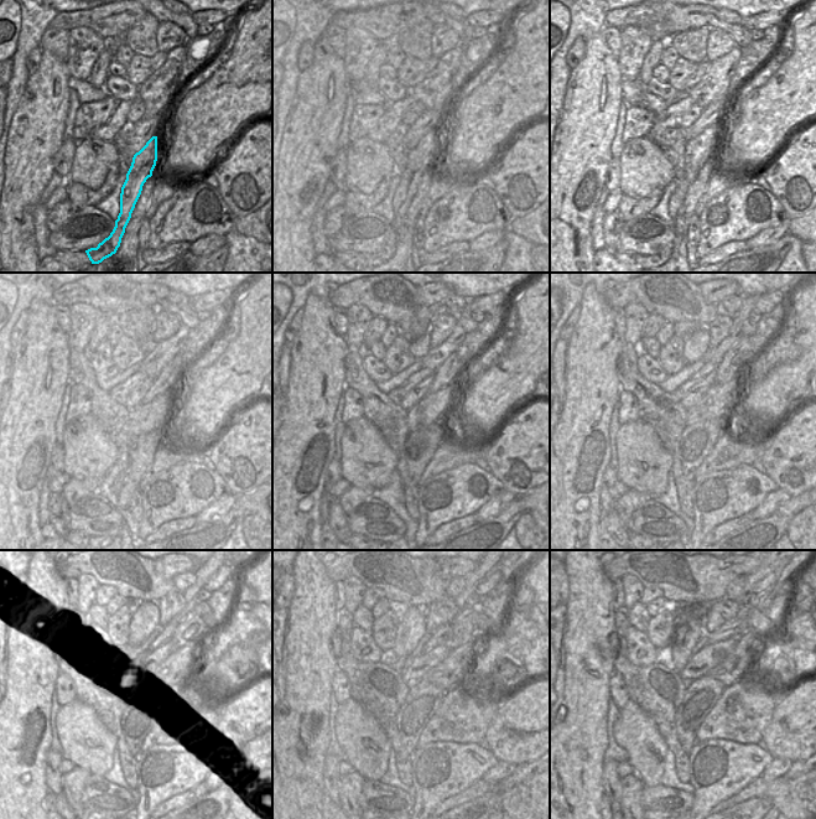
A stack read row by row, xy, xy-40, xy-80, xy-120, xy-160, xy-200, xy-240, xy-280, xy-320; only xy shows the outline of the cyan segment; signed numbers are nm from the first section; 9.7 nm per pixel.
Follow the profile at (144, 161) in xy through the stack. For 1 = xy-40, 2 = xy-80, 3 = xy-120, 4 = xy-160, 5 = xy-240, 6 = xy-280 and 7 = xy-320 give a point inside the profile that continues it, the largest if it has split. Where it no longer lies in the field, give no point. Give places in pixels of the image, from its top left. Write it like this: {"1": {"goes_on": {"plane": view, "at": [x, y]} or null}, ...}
{"1": {"goes_on": {"plane": "xy-40", "at": [420, 159]}}, "2": {"goes_on": {"plane": "xy-80", "at": [698, 150]}}, "3": {"goes_on": {"plane": "xy-120", "at": [143, 419]}}, "4": {"goes_on": {"plane": "xy-160", "at": [432, 408]}}, "5": {"goes_on": {"plane": "xy-240", "at": [166, 677]}}, "6": {"goes_on": {"plane": "xy-280", "at": [448, 674]}}, "7": {"goes_on": {"plane": "xy-320", "at": [732, 669]}}}

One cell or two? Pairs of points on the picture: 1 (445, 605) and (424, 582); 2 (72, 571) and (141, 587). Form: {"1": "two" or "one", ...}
{"1": "two", "2": "one"}

